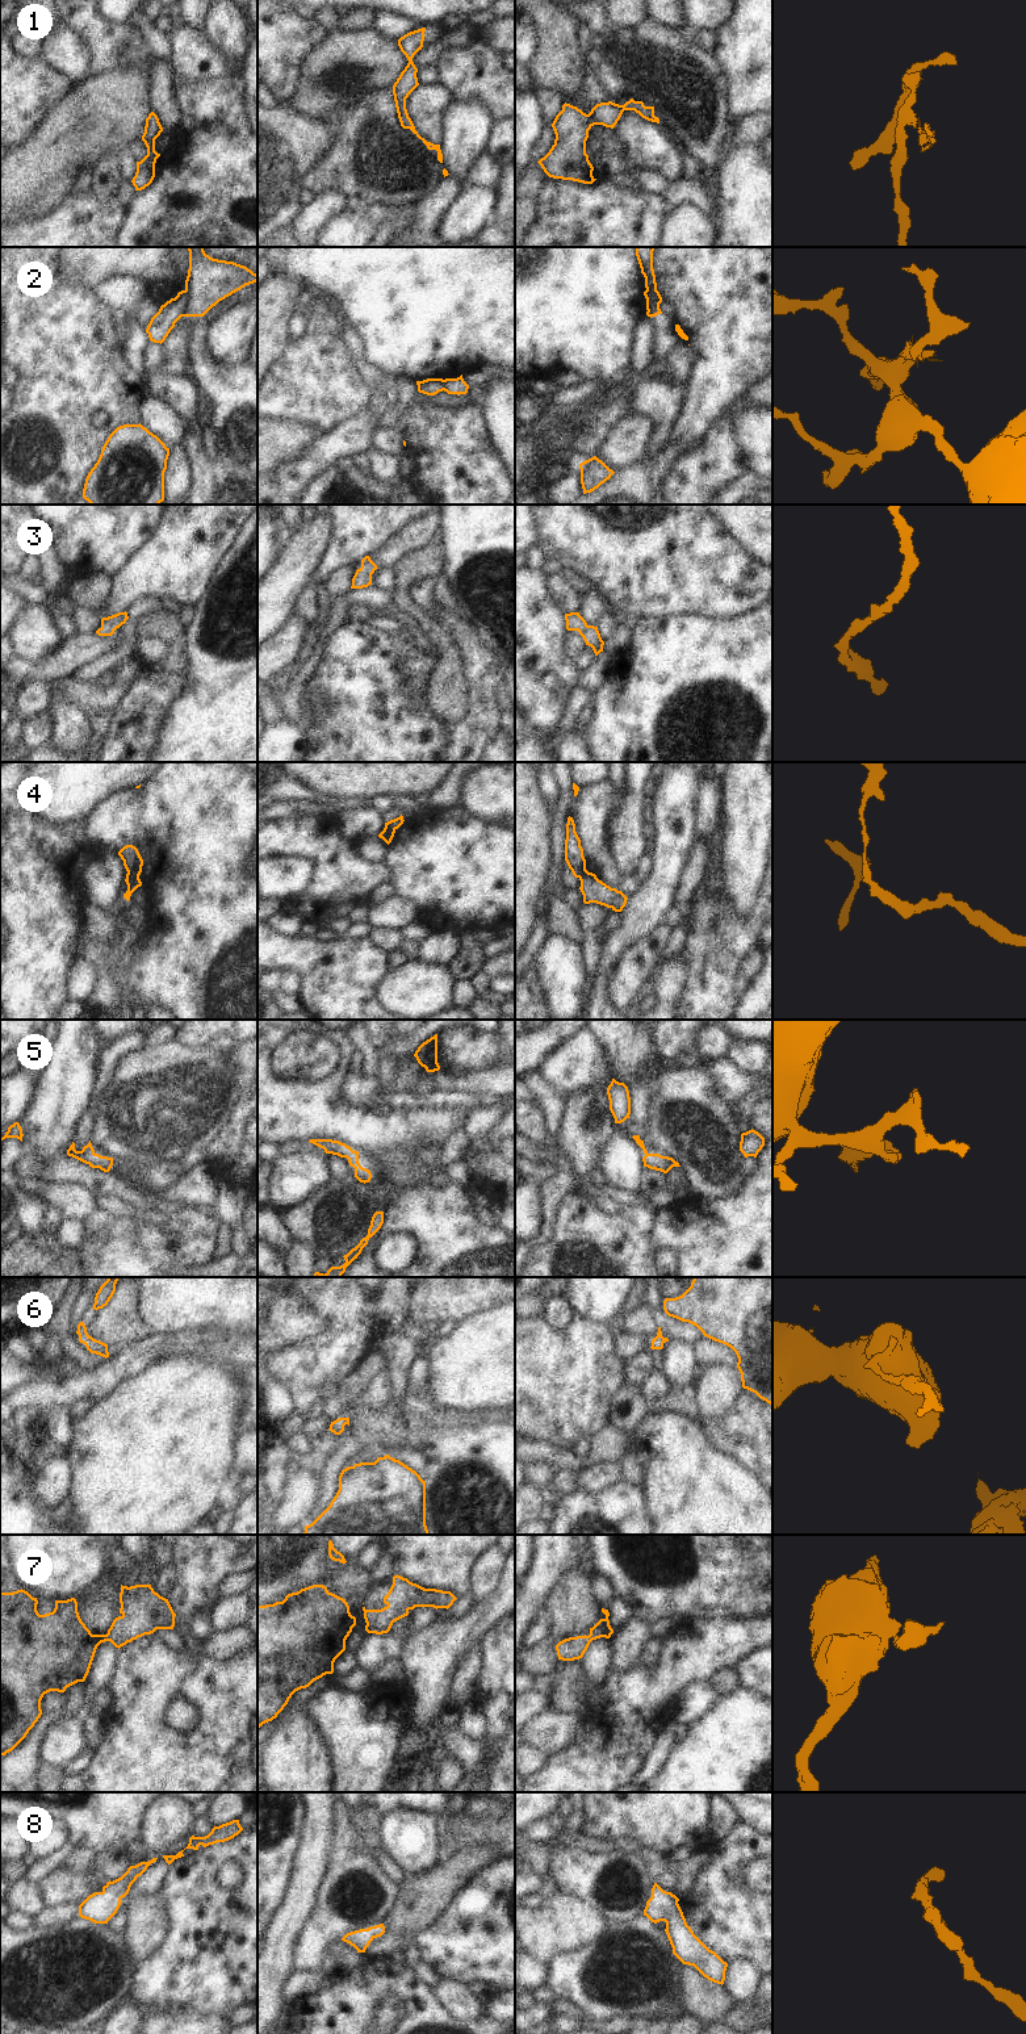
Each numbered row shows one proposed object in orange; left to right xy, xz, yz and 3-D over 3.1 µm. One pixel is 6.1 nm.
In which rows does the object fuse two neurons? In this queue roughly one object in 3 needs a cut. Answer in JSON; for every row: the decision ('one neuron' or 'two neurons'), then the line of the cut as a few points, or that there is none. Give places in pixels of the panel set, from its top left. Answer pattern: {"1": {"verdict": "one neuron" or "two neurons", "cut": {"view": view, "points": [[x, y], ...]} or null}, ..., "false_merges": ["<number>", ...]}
{"1": {"verdict": "one neuron", "cut": null}, "2": {"verdict": "two neurons", "cut": {"view": "xy", "points": [[185, 291], [187, 308], [181, 316]]}}, "3": {"verdict": "one neuron", "cut": null}, "4": {"verdict": "two neurons", "cut": {"view": "xy", "points": [[128, 871], [138, 877]]}}, "5": {"verdict": "one neuron", "cut": null}, "6": {"verdict": "one neuron", "cut": null}, "7": {"verdict": "one neuron", "cut": null}, "8": {"verdict": "one neuron", "cut": null}, "false_merges": ["2", "4"]}

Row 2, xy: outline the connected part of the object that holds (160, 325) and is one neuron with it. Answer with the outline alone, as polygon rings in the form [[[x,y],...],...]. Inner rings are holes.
[[[185,290],[179,292],[175,298],[162,305],[146,328],[150,340],[162,344],[175,327],[175,323],[183,317],[187,307],[188,294]]]

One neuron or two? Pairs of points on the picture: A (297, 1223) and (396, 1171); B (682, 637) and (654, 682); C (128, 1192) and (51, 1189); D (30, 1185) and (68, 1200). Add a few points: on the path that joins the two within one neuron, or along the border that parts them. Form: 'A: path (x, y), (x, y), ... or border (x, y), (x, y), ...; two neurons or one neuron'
A: path (322, 1198), (330, 1191), (340, 1188), (372, 1189); one neuron
B: path (682, 648), (682, 655), (665, 672); one neuron
C: border (58, 1183), (79, 1183), (96, 1196); two neurons
D: path (40, 1188), (59, 1195); one neuron

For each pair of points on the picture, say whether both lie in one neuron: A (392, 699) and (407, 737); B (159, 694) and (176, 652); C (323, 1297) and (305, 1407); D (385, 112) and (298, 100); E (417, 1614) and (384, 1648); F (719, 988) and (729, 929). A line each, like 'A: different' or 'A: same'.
A: same
B: same
C: same
D: different
E: same
F: same

